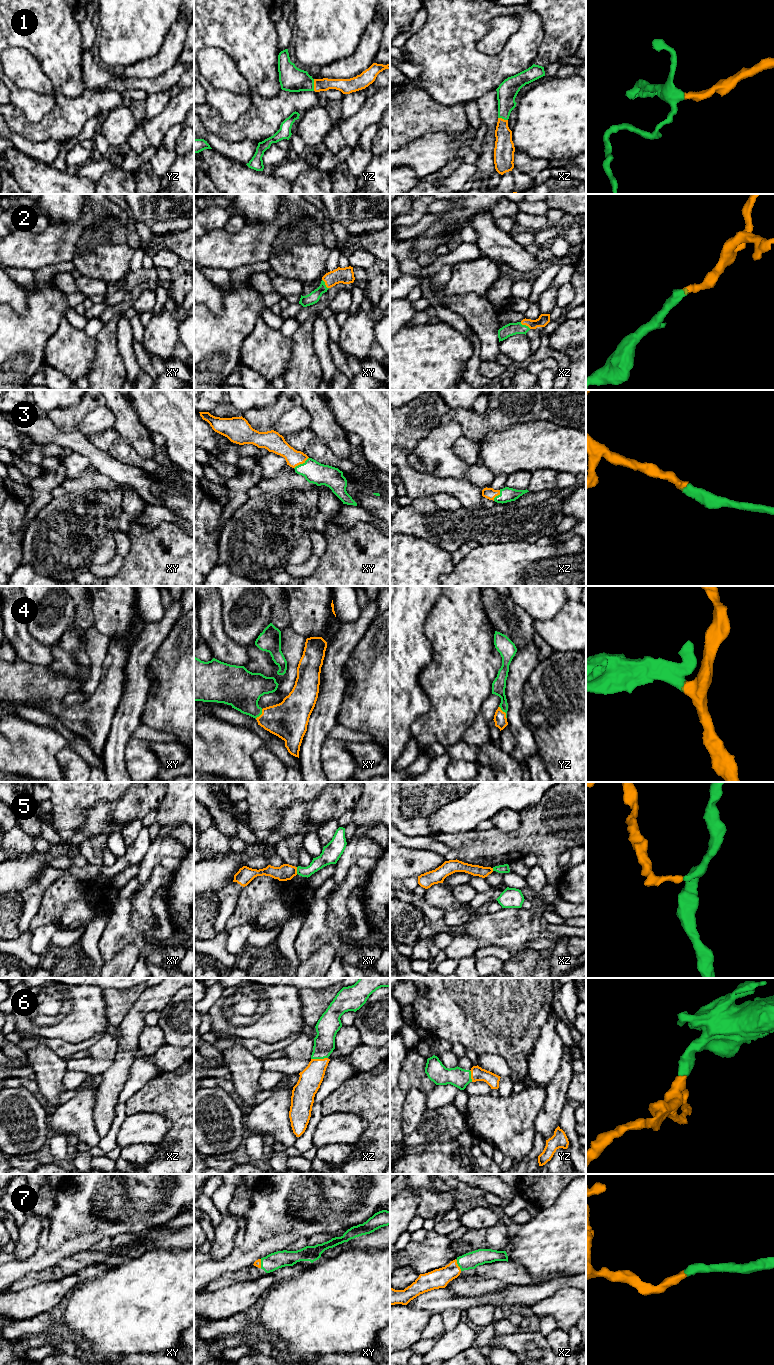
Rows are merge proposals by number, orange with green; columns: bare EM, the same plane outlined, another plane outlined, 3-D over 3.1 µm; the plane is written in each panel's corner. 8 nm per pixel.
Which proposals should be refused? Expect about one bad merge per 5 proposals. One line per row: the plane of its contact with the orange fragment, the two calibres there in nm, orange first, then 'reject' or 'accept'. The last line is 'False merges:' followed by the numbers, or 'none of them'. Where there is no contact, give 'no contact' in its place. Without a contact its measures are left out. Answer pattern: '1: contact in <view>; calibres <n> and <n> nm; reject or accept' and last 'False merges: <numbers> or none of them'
1: contact in yz; calibres 110 and 200 nm; accept
2: contact in xz; calibres 90 and 100 nm; accept
3: contact in xy; calibres 140 and 180 nm; accept
4: contact in yz; calibres 100 and 110 nm; accept
5: contact in xy; calibres 130 and 100 nm; reject
6: contact in xz; calibres 180 and 180 nm; accept
7: contact in xz; calibres 160 and 140 nm; accept
False merges: 5

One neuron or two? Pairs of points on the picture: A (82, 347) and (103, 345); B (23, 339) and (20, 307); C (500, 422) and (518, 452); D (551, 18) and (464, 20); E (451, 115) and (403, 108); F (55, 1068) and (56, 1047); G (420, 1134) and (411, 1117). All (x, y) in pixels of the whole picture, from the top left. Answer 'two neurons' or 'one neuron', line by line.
A: two neurons
B: two neurons
C: two neurons
D: two neurons
E: one neuron
F: two neurons
G: two neurons

